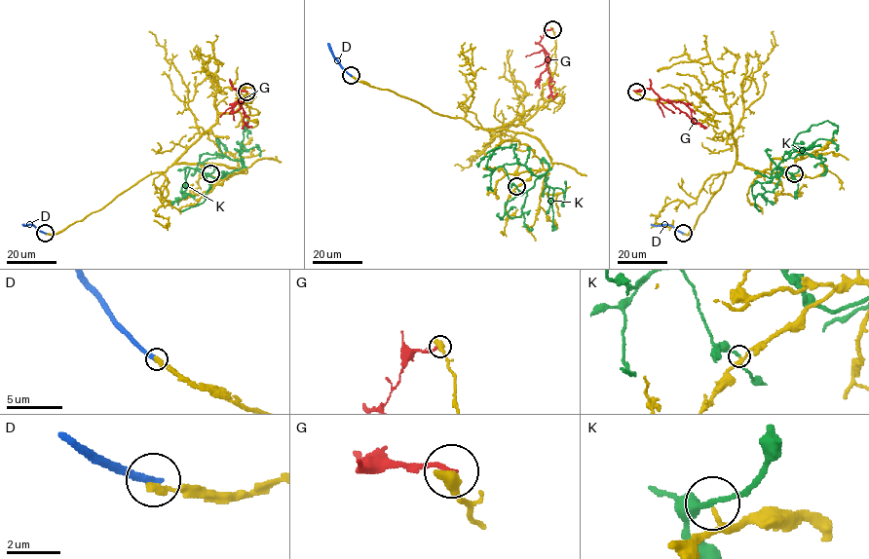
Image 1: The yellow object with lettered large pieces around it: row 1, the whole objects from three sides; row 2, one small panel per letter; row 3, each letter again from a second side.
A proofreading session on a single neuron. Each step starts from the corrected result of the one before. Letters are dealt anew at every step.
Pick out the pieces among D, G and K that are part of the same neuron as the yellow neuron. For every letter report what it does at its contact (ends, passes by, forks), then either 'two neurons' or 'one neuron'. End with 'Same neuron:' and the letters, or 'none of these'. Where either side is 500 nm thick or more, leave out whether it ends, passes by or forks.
D: it ends; two neurons
G: two neurons
K: it passes by; two neurons
Same neuron: none of these

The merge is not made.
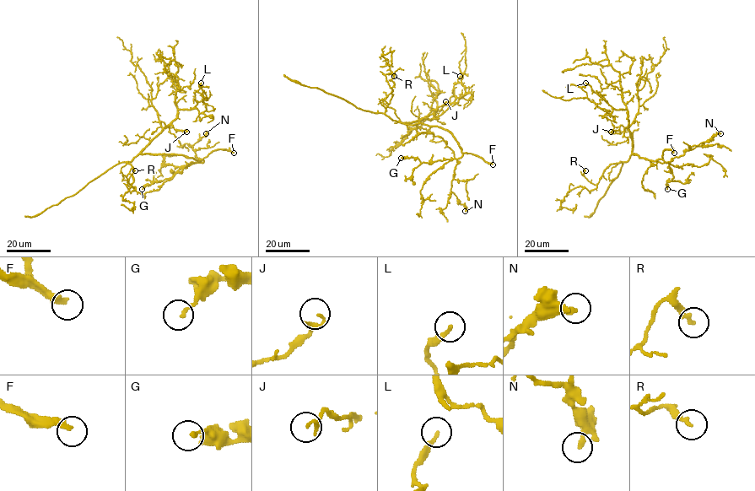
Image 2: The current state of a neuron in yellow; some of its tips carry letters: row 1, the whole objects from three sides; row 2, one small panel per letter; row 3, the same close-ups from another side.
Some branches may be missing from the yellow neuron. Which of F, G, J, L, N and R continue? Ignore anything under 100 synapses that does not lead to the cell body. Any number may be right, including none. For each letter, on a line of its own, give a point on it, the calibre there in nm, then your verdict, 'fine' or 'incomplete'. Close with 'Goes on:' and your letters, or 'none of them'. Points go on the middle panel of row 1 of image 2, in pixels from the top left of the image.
F: at (493, 164); 260 nm thick; incomplete
G: at (401, 158); 180 nm thick; fine
J: at (445, 101); 110 nm thick; fine
L: at (460, 76); 190 nm thick; fine
N: at (465, 211); 240 nm thick; fine
R: at (394, 76); 200 nm thick; fine
Goes on: F

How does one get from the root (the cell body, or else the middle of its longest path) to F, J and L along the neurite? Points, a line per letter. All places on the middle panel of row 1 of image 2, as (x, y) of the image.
F: (407, 124), (423, 123), (446, 129), (462, 153), (478, 156), (493, 164)
J: (407, 124), (400, 122), (419, 121), (445, 101)
L: (407, 124), (400, 122), (434, 119), (442, 114), (456, 99), (453, 86), (460, 76)

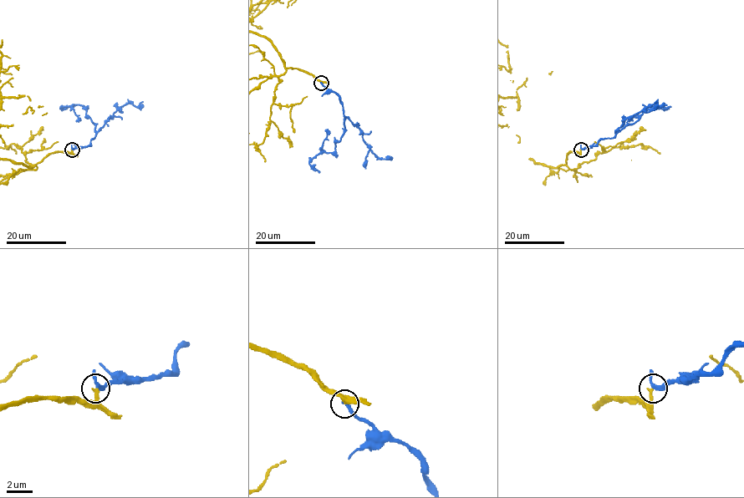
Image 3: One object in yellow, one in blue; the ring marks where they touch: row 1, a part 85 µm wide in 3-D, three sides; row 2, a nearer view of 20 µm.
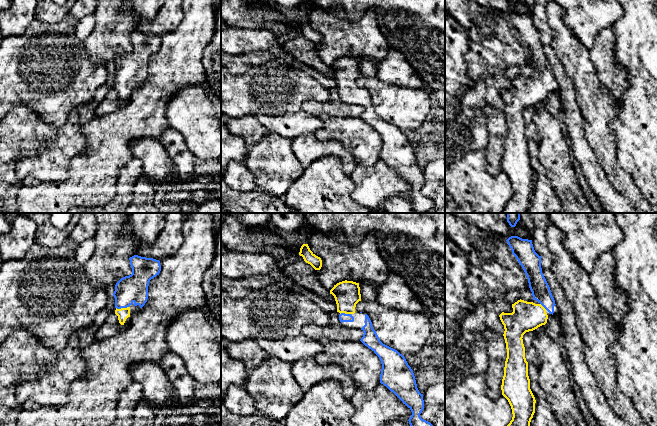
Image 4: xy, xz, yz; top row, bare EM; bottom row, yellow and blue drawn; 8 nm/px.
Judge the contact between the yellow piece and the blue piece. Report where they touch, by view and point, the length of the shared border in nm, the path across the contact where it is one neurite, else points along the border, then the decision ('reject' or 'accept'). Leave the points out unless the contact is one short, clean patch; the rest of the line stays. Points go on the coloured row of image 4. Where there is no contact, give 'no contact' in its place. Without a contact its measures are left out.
contact xy (122, 308); length 110 nm; way xy (123, 313), (122, 308), (123, 299), (134, 288); accept

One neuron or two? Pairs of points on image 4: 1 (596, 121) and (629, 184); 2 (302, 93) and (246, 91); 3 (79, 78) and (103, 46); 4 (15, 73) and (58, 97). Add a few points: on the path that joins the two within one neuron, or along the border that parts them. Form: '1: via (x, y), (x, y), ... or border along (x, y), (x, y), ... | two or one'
1: via (601, 137), (607, 160), (614, 168) | one
2: via (288, 90), (260, 90) | one
3: border along (82, 41), (91, 61), (109, 71) | two
4: via (26, 77), (30, 77), (47, 93) | one

